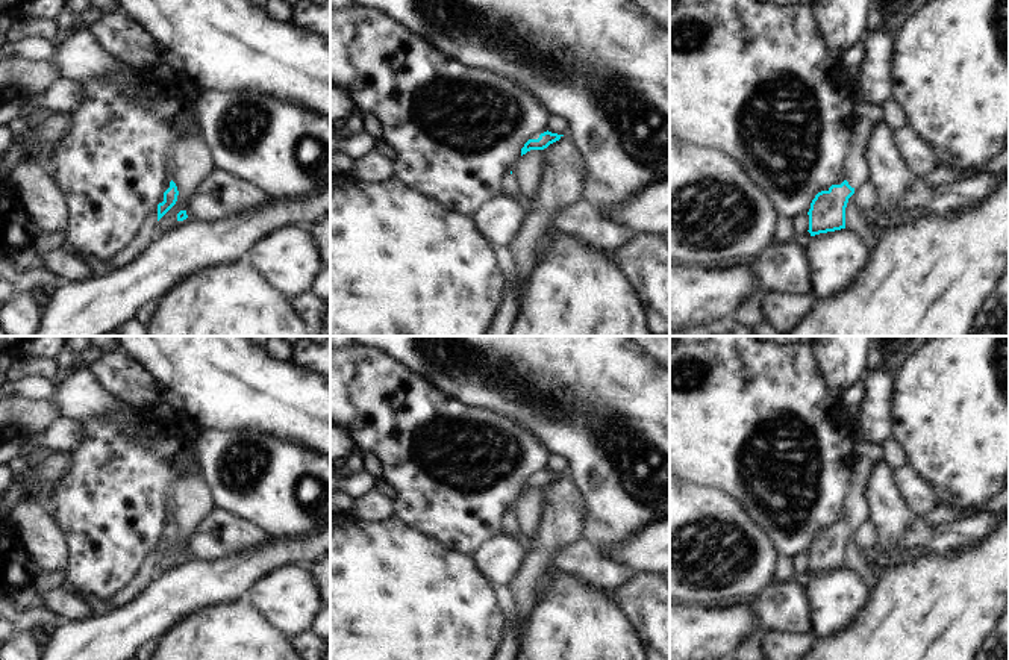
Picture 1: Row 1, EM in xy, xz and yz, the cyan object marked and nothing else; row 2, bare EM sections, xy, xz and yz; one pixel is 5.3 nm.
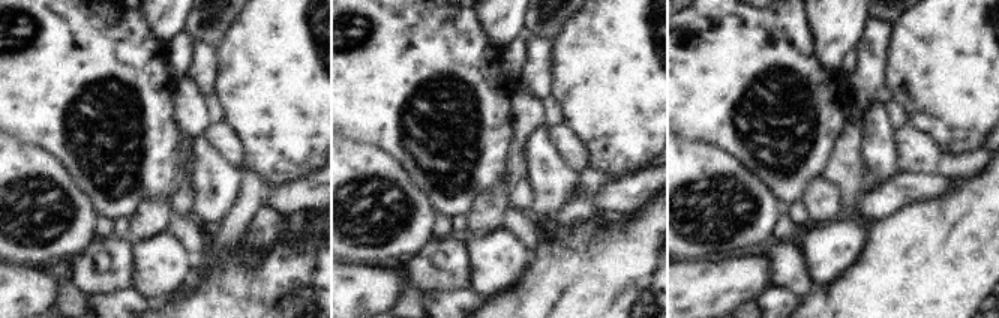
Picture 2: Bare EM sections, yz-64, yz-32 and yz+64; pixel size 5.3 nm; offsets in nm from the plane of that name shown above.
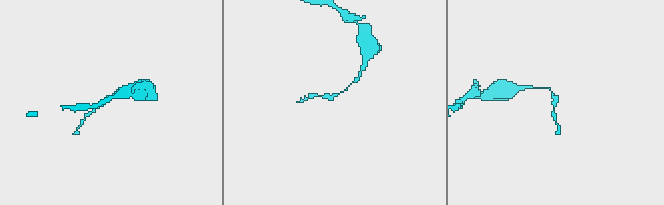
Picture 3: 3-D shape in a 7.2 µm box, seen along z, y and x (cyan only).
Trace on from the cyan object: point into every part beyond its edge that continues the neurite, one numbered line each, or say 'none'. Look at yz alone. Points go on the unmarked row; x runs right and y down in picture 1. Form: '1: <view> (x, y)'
1: yz (867, 454)

